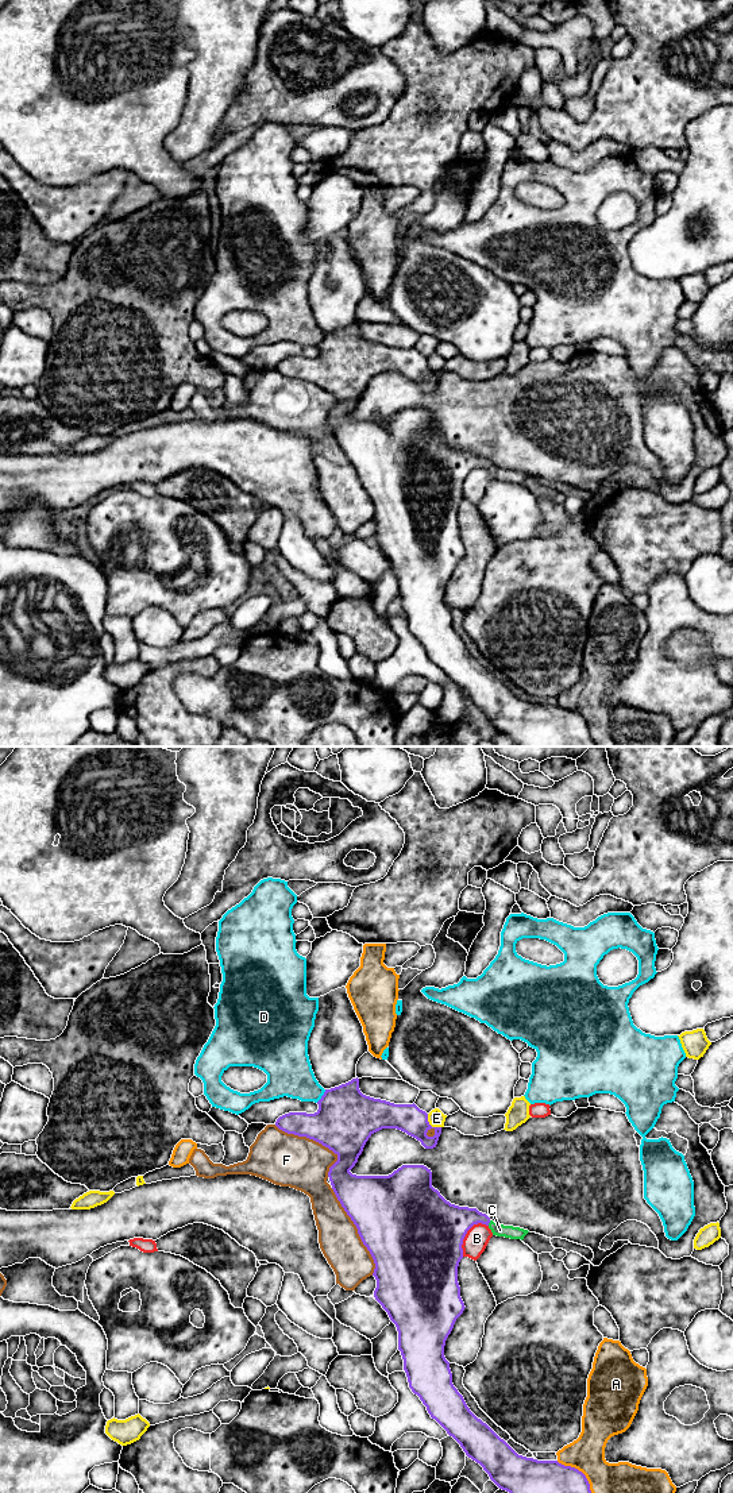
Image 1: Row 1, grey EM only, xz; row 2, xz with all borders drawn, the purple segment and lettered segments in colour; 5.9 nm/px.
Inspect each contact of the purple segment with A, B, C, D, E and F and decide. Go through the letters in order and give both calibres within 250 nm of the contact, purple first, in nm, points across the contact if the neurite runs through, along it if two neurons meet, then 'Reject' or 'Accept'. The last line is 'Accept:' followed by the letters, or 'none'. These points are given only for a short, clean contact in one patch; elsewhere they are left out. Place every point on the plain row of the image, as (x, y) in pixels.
A: Thickness 440 nm (purple) against 320 nm. Reject
B: Thickness 480 nm (purple) against 140 nm. Reject
C: Thickness 260 nm (purple) against 80 nm. Path across: xz (447, 469), (463, 462), (489, 466), (500, 474). Accept
D: Thickness 360 nm (purple) against 280 nm. Reject
E: Thickness 170 nm (purple) against 100 nm. Reject
F: Thickness 500 nm (purple) against 240 nm. Reject
Accept: C

